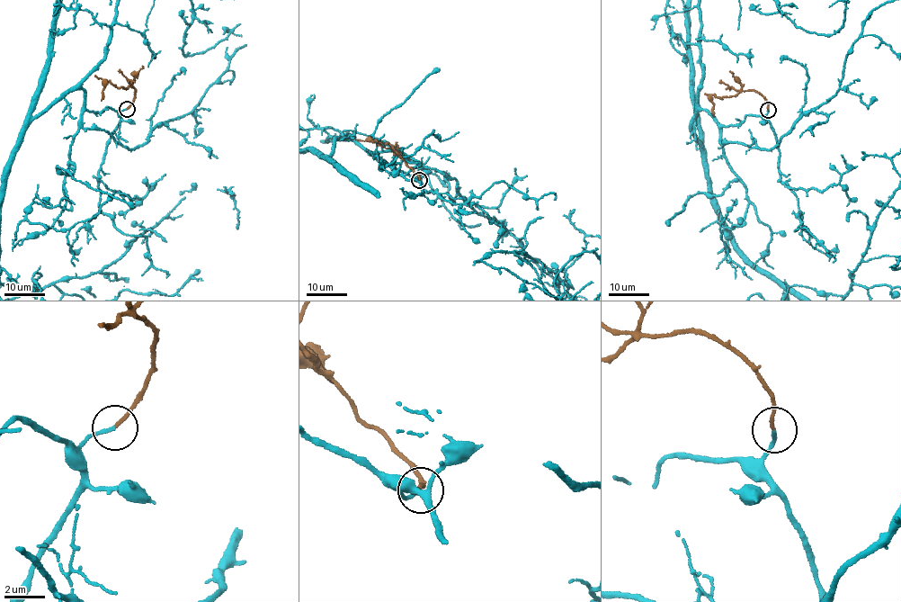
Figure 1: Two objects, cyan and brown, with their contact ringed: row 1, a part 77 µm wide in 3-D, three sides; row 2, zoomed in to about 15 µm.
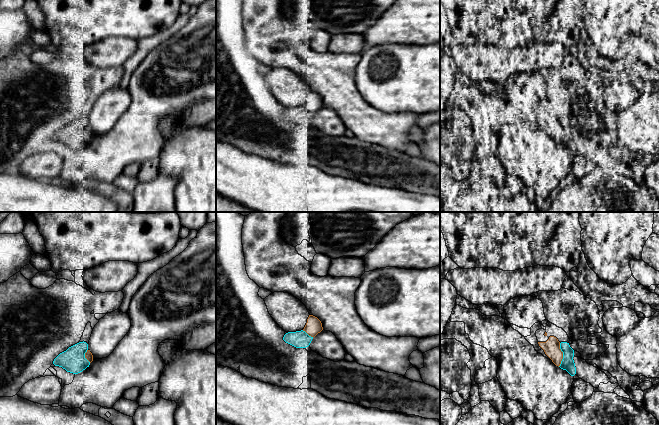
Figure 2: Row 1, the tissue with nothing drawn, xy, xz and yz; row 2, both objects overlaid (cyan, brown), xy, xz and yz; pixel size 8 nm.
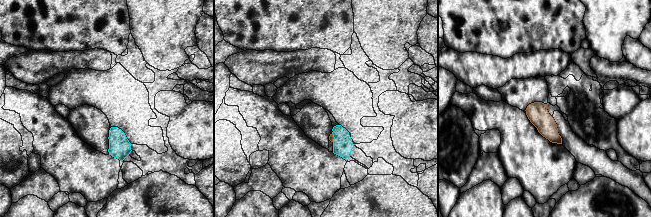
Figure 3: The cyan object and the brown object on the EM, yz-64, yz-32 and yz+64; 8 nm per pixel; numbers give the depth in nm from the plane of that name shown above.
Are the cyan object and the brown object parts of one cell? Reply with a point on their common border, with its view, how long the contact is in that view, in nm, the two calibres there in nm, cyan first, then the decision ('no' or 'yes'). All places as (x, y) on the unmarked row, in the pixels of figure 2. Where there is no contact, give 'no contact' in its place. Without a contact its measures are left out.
meets cyan in yz at (563, 131); contact 190 nm long; 110 nm thick on the cyan side, 140 nm on the other; yes

